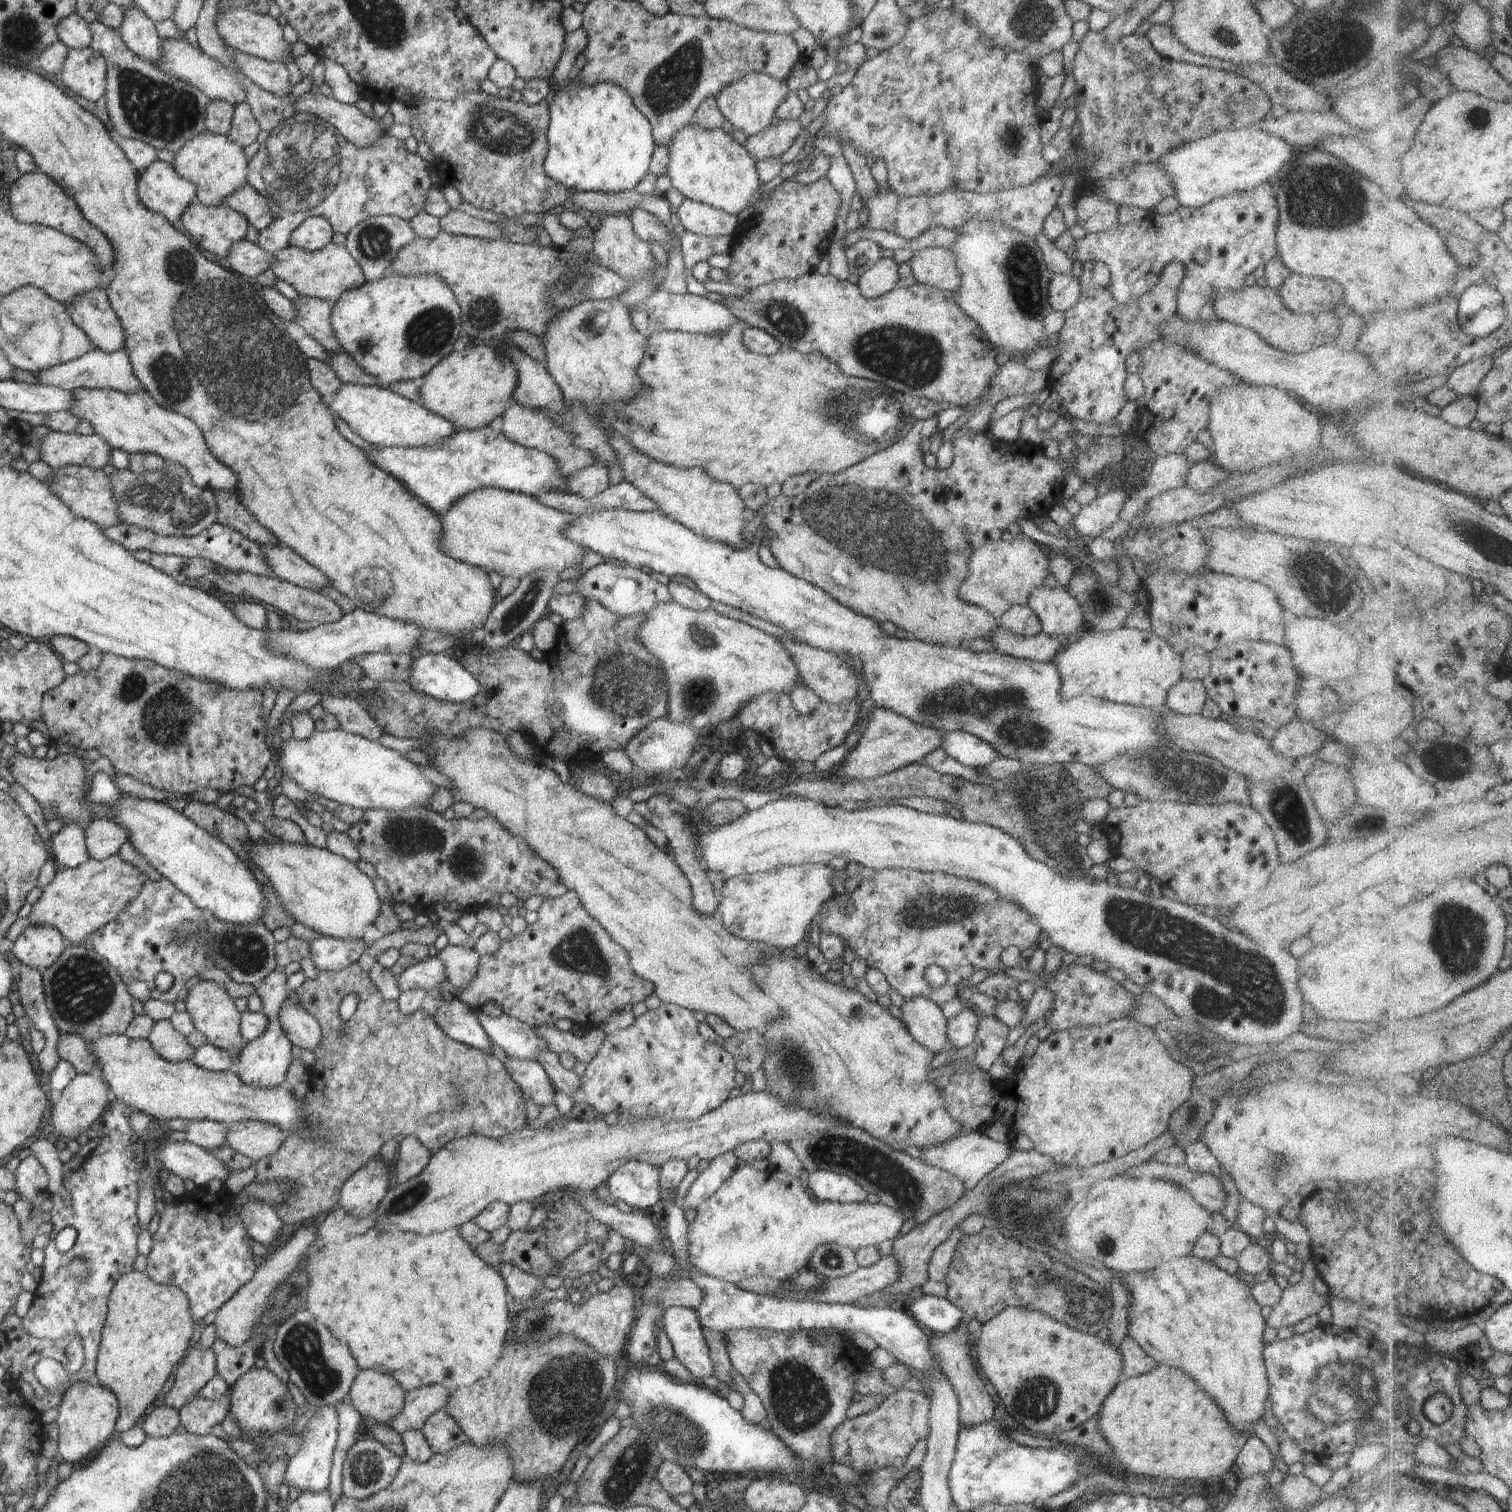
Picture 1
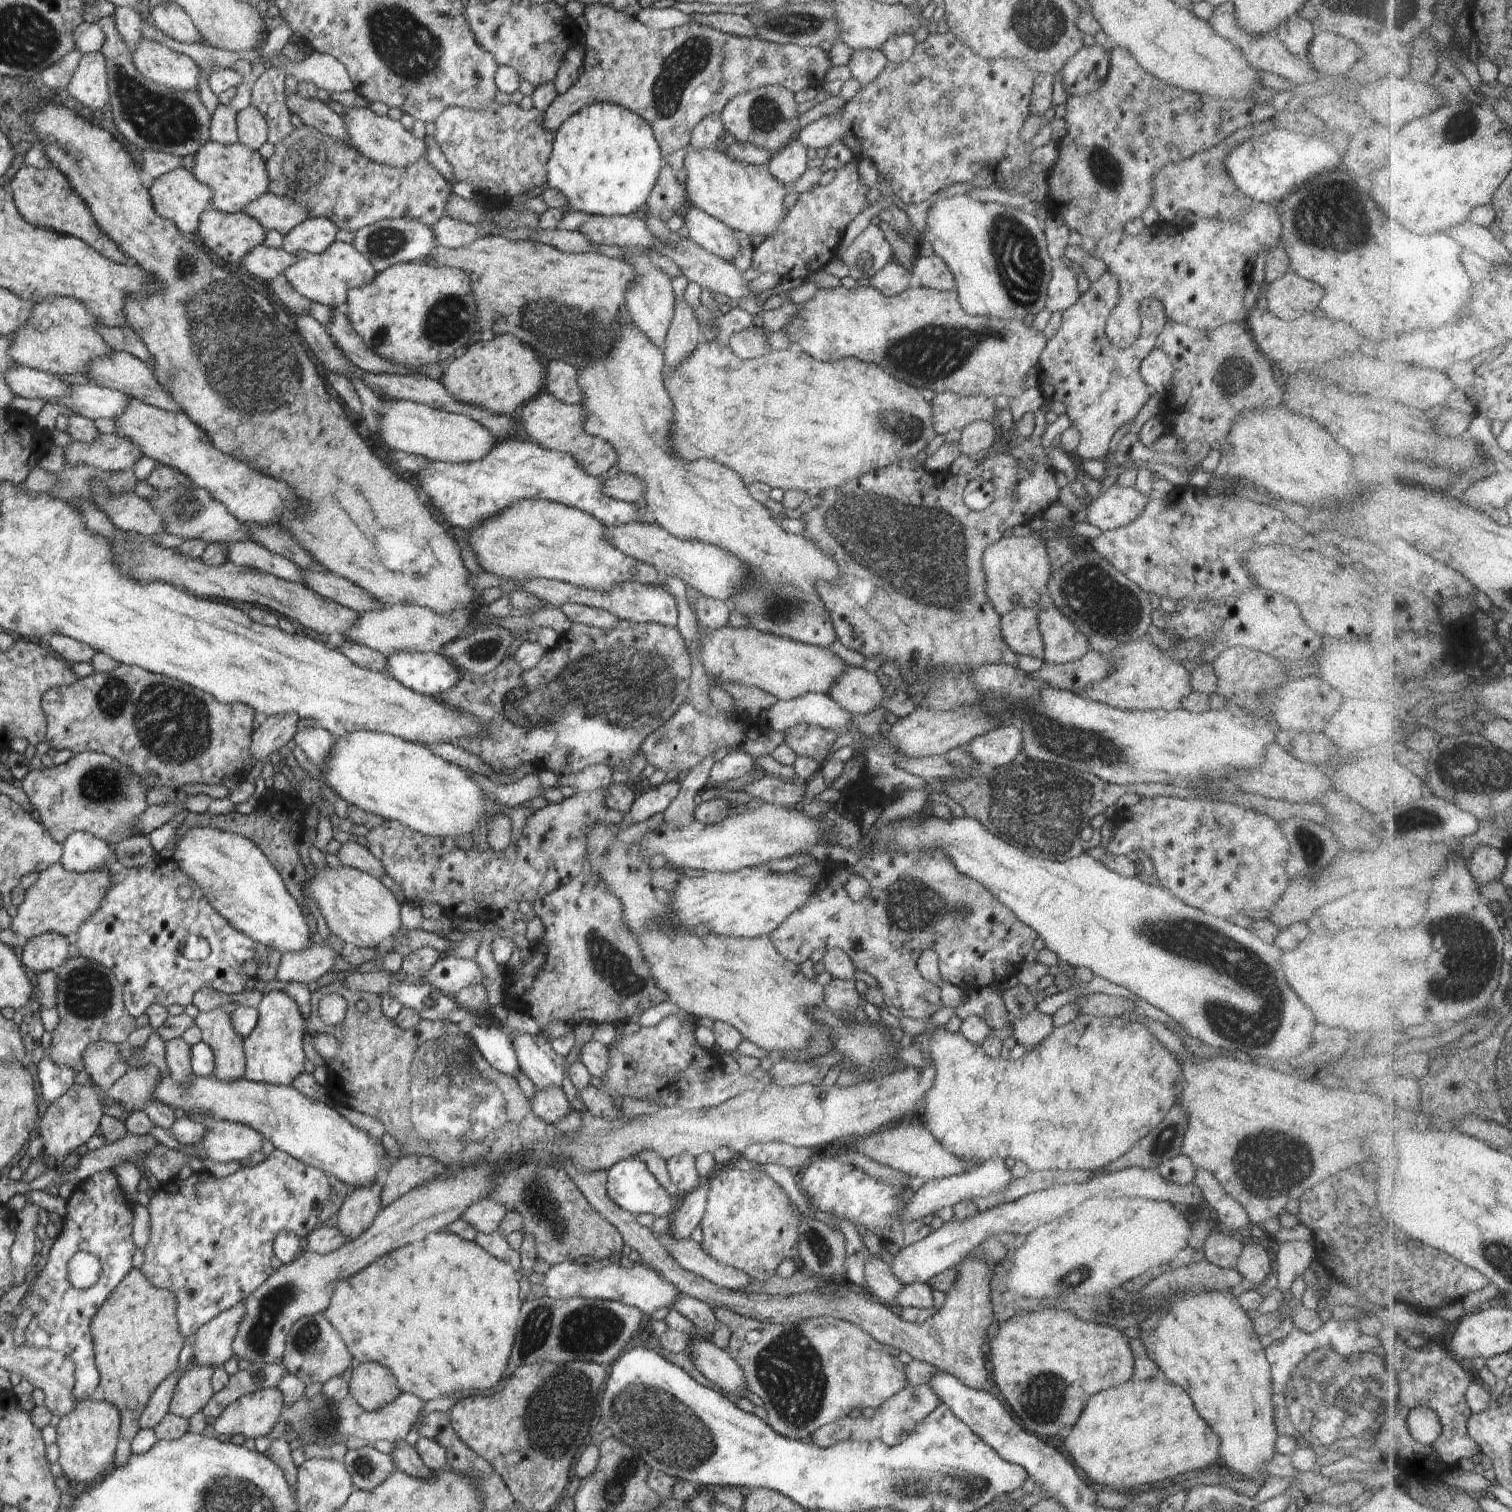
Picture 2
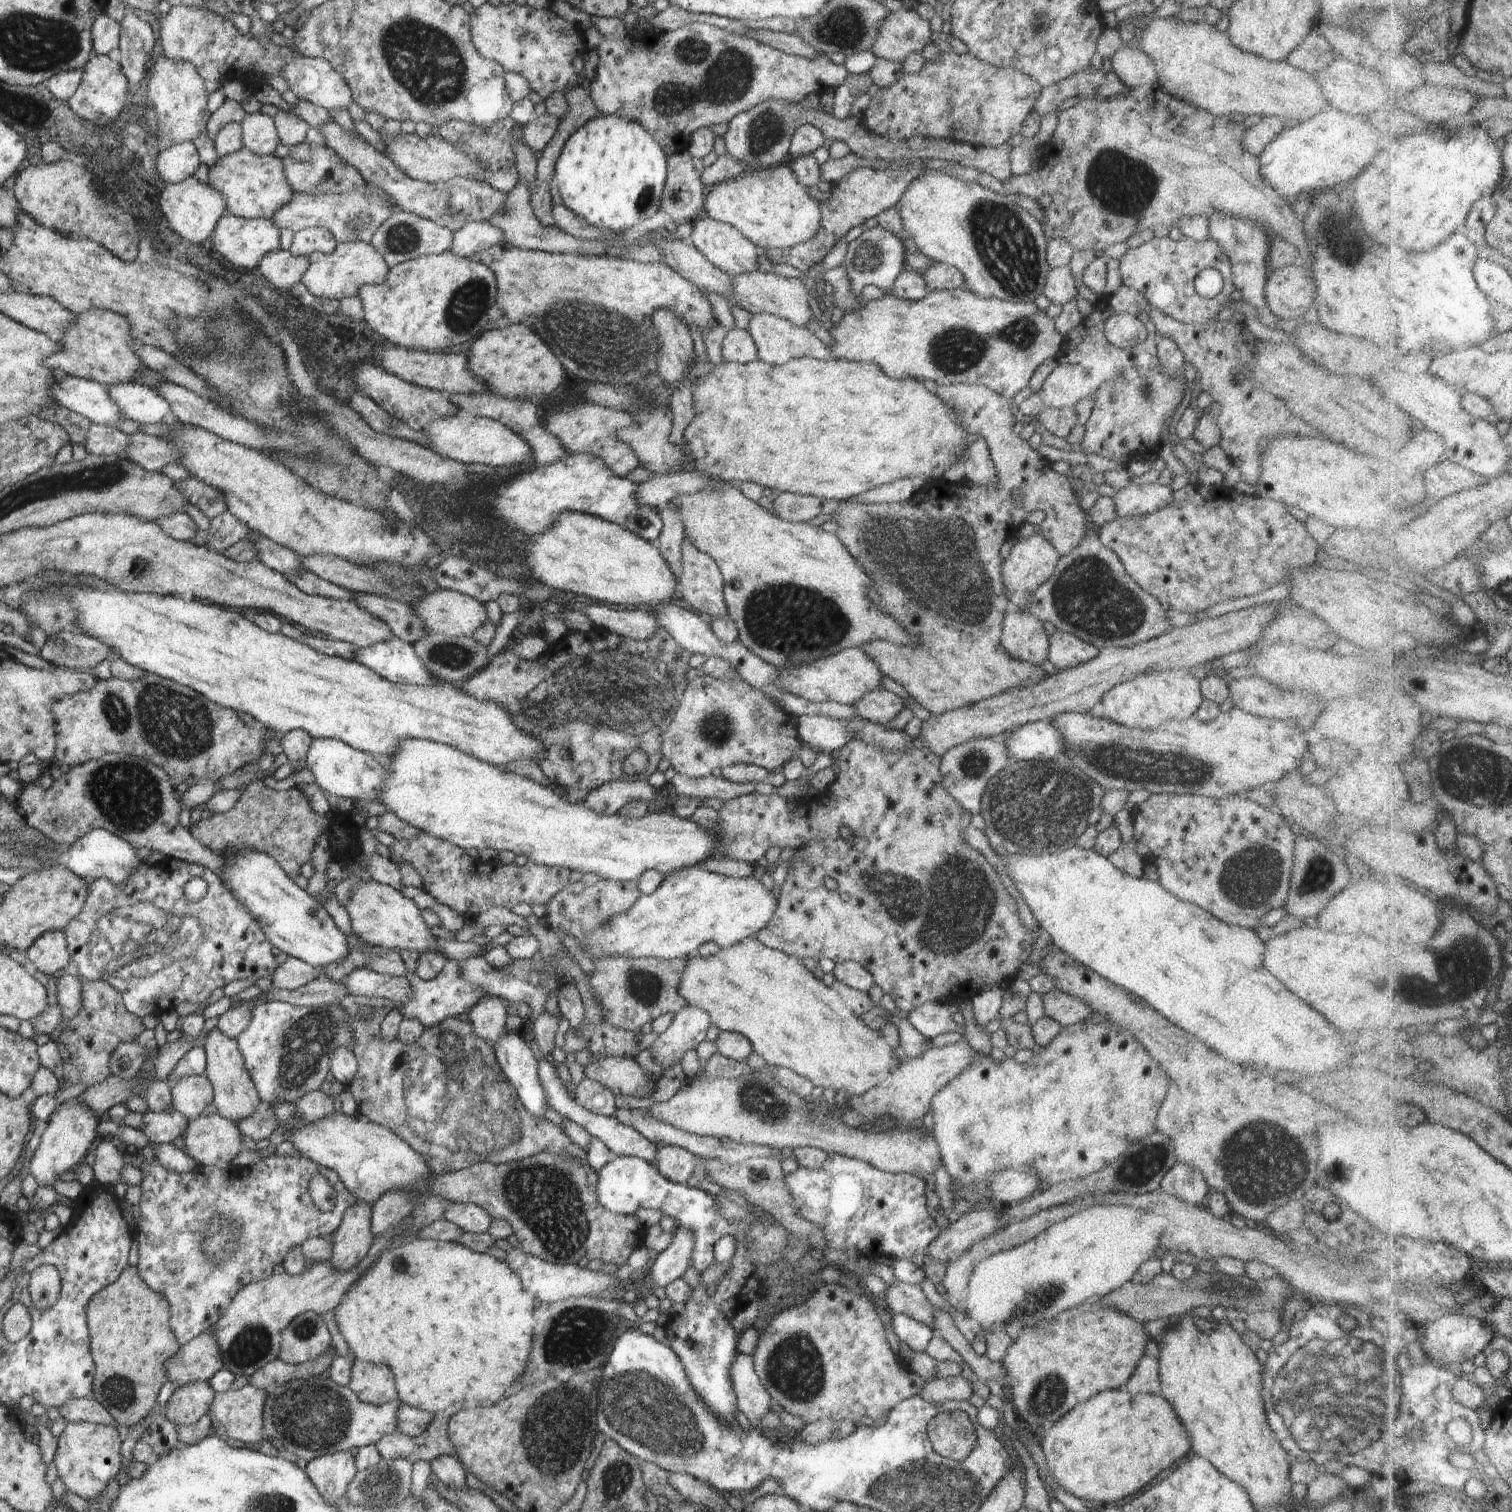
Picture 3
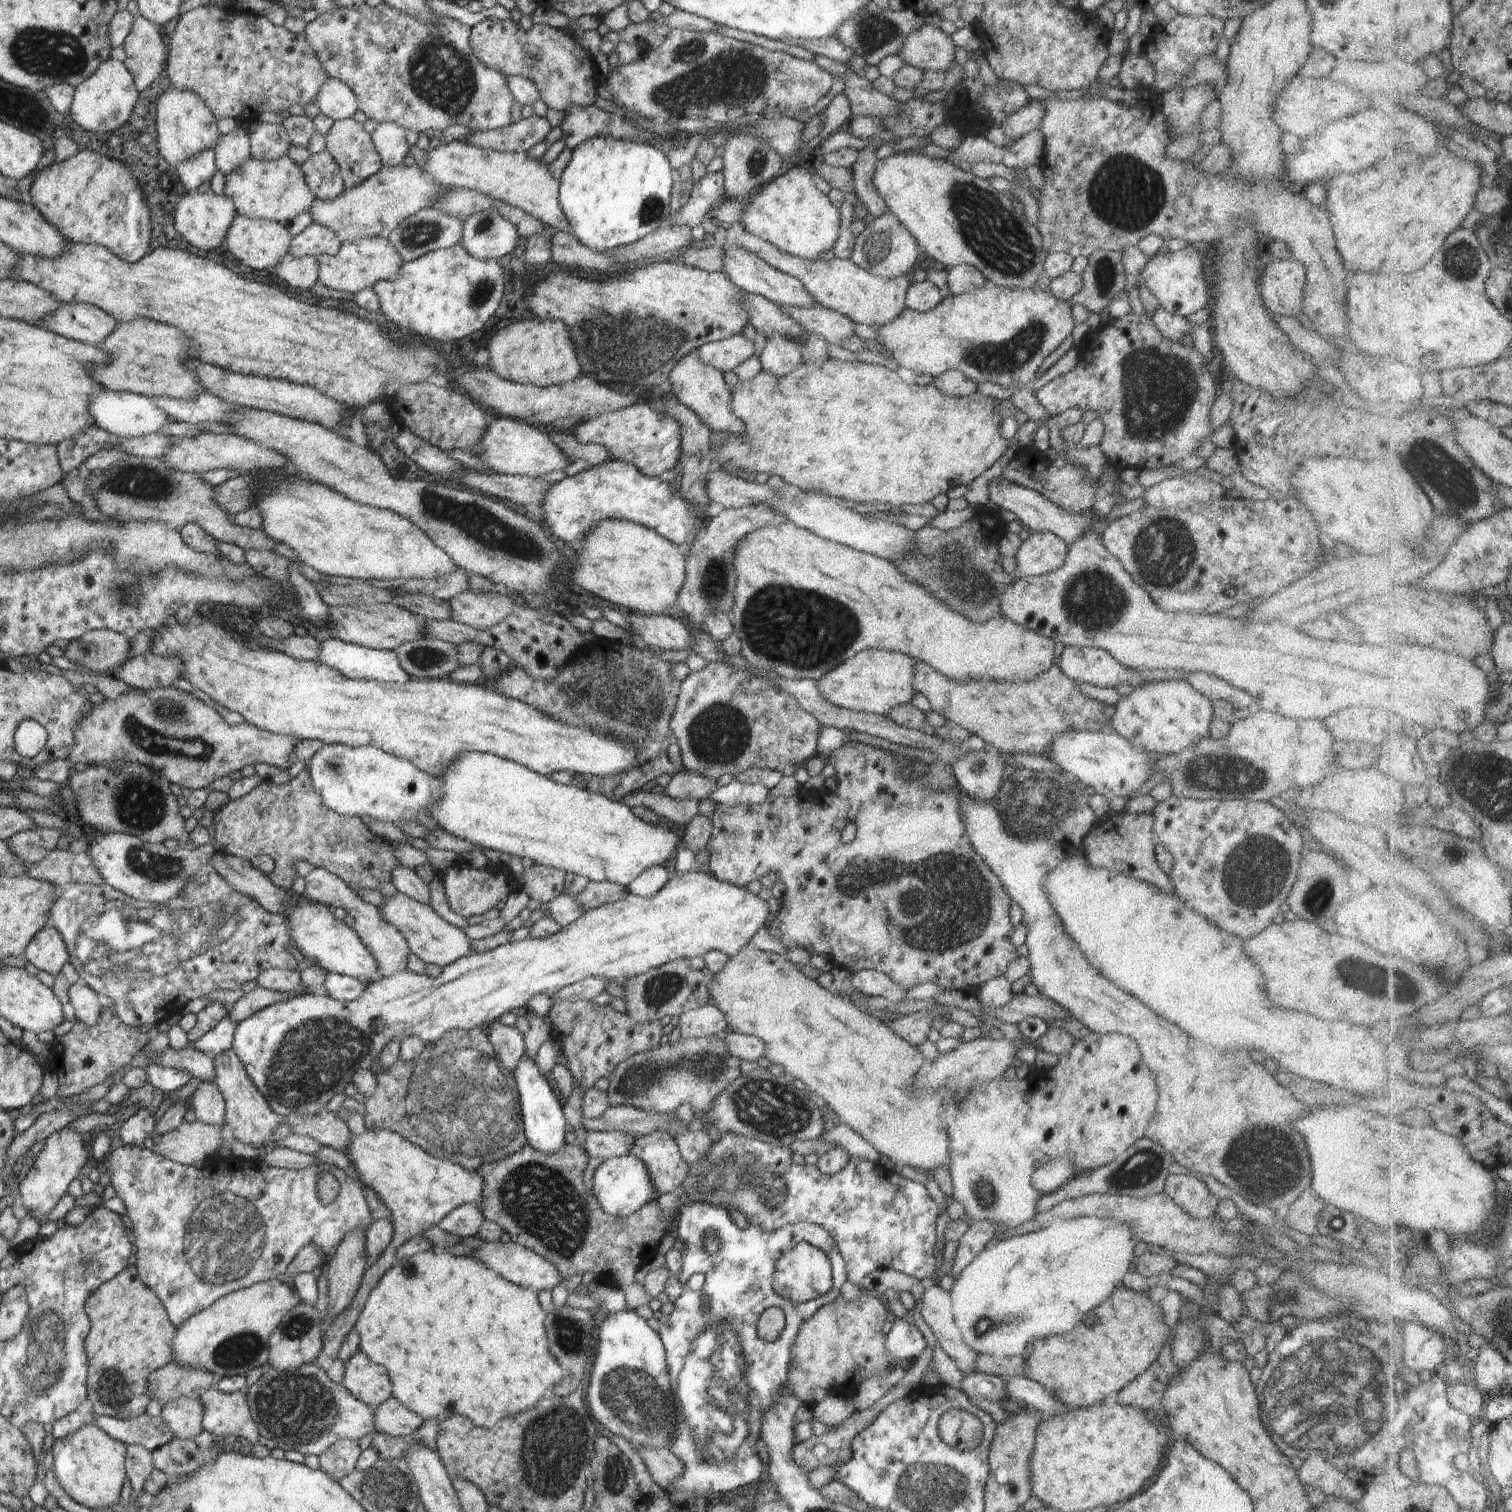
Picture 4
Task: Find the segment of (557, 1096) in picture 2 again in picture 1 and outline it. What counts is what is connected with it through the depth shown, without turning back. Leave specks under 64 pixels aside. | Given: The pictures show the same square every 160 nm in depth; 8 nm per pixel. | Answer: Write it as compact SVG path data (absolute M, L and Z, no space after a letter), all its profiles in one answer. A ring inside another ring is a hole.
M507 1055L503 1064L508 1075L512 1076L512 1080L529 1096L538 1110L542 1110L542 1106L555 1104L557 1090L538 1062L524 1062Z

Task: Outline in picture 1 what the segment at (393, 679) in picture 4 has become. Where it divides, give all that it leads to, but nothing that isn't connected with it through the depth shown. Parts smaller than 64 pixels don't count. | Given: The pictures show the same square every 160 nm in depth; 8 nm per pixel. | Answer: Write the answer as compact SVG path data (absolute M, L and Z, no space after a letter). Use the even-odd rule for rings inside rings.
M441 653L414 658L407 682L424 695L452 703L466 702L480 692L476 678L454 658Z

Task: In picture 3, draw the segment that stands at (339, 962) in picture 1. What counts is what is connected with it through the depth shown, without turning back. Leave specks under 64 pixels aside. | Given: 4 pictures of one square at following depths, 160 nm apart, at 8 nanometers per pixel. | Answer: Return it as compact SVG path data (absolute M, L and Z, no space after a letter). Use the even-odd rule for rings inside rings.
M290 957L272 974L272 984L281 990L297 990L318 978L324 977L322 967L310 966L302 960Z

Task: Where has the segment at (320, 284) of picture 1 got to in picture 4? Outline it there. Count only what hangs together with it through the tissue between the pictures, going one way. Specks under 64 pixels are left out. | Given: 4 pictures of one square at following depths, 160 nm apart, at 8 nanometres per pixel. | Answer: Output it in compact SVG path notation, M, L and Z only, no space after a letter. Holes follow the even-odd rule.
M382 237L344 241L336 256L316 255L315 259L318 261L318 283L326 288L353 295L368 286L374 286L378 281L395 281L400 267L404 264L397 249L387 238Z

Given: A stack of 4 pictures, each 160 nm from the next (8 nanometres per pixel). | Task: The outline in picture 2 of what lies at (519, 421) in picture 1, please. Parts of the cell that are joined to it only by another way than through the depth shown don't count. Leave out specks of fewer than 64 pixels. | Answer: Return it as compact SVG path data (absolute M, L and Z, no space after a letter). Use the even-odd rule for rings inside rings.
M546 392L530 399L517 411L517 417L522 420L522 428L527 430L531 440L541 448L564 452L576 458L576 462L586 468L590 476L600 477L618 462L616 450L603 439L591 436L584 430L586 410L581 405L568 405Z

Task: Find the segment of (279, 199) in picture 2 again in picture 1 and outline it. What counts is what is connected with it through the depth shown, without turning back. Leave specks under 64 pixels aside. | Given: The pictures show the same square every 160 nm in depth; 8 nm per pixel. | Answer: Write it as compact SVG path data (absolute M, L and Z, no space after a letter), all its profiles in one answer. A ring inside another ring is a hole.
M250 184L232 192L232 196L228 196L223 205L242 214L258 231L266 230L276 220L272 216L272 208L267 199L256 192Z

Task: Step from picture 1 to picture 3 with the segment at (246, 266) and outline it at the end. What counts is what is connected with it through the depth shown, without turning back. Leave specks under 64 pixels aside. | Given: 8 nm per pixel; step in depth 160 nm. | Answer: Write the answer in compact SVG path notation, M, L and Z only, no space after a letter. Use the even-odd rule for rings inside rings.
M289 250L268 252L260 264L258 270L266 278L268 286L274 289L289 291L294 284L302 282L302 276L310 266L309 256L294 257Z

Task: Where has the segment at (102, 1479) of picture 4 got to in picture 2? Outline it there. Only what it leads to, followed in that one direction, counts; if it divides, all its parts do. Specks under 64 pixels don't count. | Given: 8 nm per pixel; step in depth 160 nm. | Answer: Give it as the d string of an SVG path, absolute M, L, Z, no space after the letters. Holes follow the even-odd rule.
M82 1400L74 1406L74 1410L62 1416L55 1430L58 1436L56 1444L60 1450L57 1462L62 1467L65 1478L85 1486L102 1480L115 1466L119 1428L120 1416L116 1408L104 1400Z

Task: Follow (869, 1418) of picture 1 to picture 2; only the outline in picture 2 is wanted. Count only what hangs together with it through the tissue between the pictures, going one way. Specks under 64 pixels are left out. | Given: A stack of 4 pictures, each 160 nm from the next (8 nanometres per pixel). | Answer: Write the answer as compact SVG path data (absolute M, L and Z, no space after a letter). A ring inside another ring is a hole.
M930 1384L910 1385L894 1394L894 1396L890 1396L880 1408L876 1409L872 1418L868 1419L861 1415L859 1418L852 1419L848 1416L836 1420L818 1428L812 1434L811 1442L821 1448L829 1448L839 1441L862 1443L868 1440L882 1440L888 1446L900 1444L910 1432L914 1432L916 1424L919 1424L928 1414L934 1412L942 1404L942 1400L936 1396L934 1388L930 1388Z

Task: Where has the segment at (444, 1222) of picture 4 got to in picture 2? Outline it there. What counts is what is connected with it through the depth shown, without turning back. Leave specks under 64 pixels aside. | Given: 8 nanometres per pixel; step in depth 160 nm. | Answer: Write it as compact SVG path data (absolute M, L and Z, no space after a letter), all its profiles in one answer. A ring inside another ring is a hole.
M485 1199L468 1206L460 1219L472 1226L476 1232L493 1234L495 1231L499 1231L500 1222L506 1214L507 1212L502 1204Z

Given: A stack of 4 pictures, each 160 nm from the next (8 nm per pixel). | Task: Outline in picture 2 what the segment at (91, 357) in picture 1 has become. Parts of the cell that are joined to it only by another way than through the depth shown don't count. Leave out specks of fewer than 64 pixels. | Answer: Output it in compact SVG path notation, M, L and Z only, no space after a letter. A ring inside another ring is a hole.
M112 352L110 356L104 356L98 360L94 360L88 368L88 372L84 374L92 385L98 387L110 388L110 390L122 390L124 394L132 396L132 399L139 402L166 410L166 412L174 412L174 414L185 414L180 404L176 404L176 400L166 392L166 388L160 386L160 382L156 380L151 368L141 362L138 358L127 354L126 352Z

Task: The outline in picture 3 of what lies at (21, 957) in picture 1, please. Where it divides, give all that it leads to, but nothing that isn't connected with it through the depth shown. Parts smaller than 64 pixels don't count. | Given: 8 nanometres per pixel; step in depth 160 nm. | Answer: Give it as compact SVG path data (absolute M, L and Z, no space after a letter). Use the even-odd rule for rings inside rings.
M62 931L42 934L26 951L30 962L44 974L54 974L70 962L66 940Z

